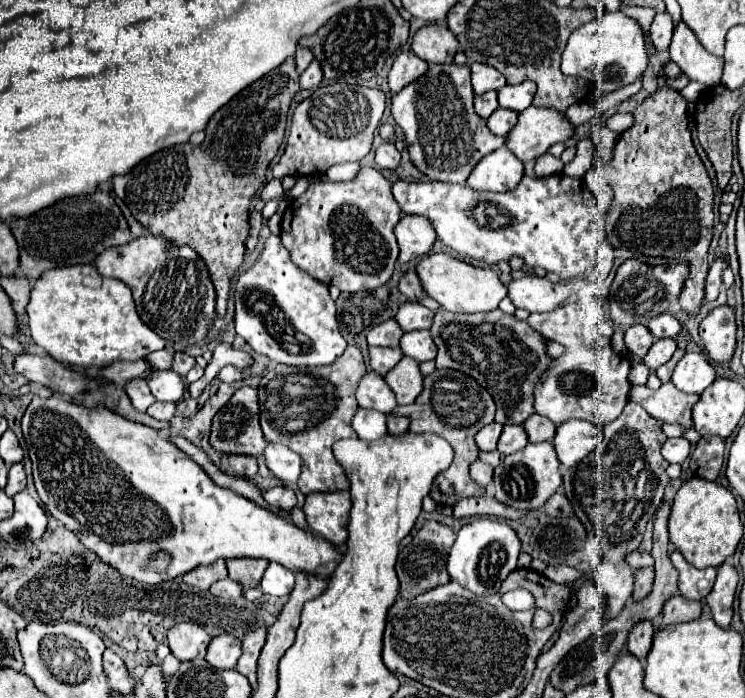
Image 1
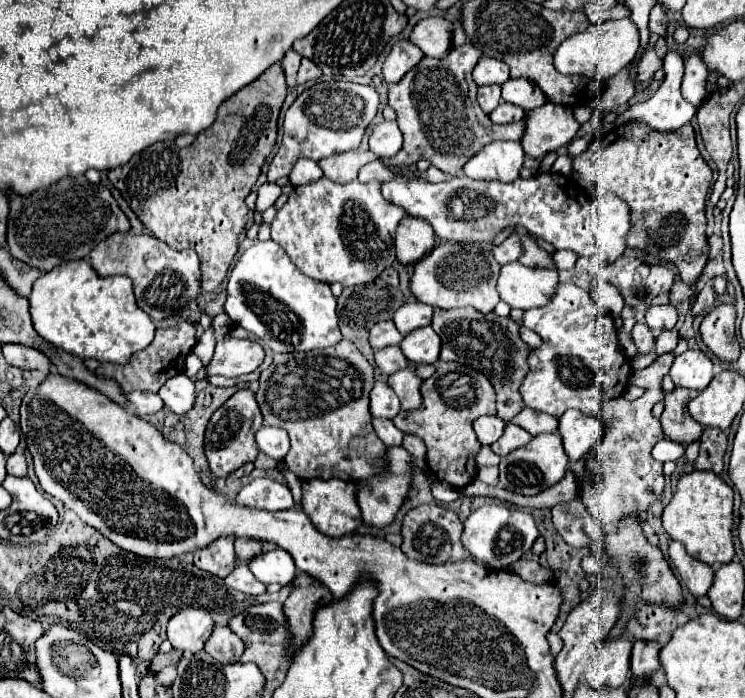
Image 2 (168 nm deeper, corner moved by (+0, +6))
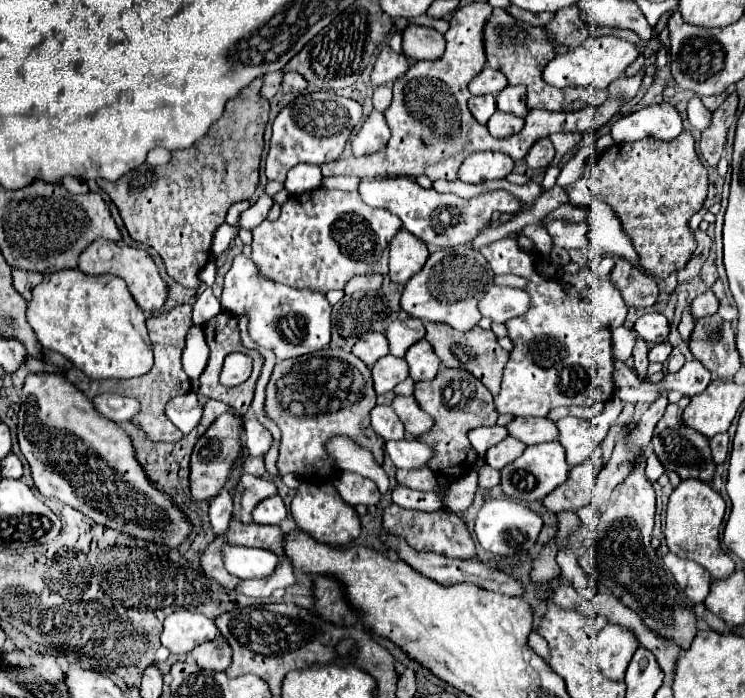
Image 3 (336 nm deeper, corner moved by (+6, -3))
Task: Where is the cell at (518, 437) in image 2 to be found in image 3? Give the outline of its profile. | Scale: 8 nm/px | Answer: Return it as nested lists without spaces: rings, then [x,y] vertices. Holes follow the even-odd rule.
[[[506,437],[504,441],[500,441],[500,443],[494,445],[492,449],[488,449],[486,461],[488,461],[490,467],[494,467],[494,469],[500,471],[500,469],[506,467],[508,463],[512,463],[524,449],[526,449],[524,443],[516,441],[514,437]]]

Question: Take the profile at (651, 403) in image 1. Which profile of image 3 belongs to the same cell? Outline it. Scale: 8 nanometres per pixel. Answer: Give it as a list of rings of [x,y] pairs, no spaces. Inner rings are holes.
[[[682,397],[678,403],[670,403],[666,407],[666,413],[662,415],[662,419],[658,421],[658,425],[654,429],[652,449],[658,457],[658,461],[662,461],[664,469],[678,473],[680,479],[694,477],[694,479],[700,479],[704,483],[712,483],[714,473],[716,473],[716,463],[712,459],[712,453],[710,453],[710,441],[702,433],[698,433],[682,423],[682,413],[684,413],[688,401],[690,401],[688,397]]]

